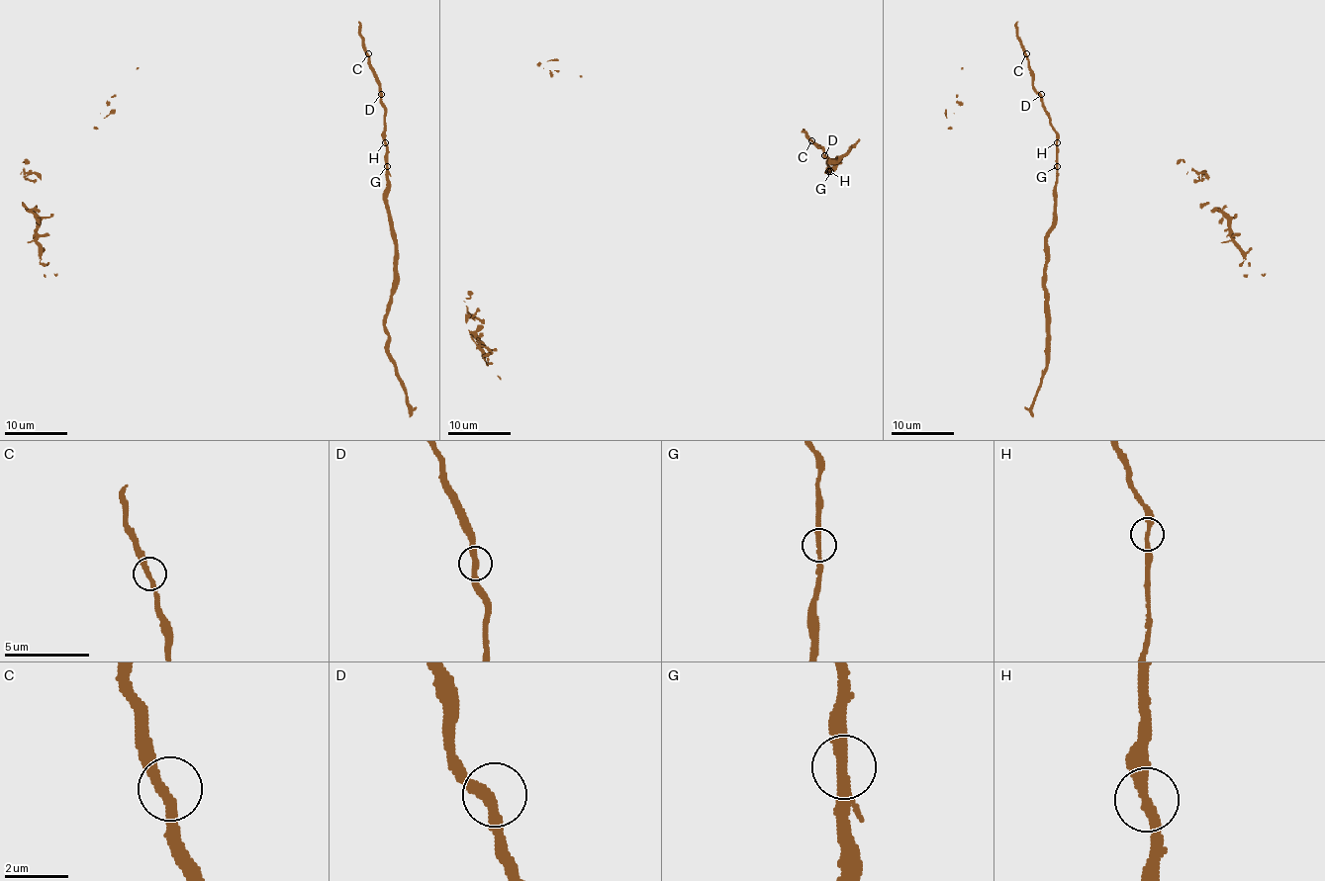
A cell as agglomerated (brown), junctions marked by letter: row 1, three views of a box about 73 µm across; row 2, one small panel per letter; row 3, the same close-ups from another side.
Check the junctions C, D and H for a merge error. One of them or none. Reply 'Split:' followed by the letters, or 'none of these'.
Split: none of these

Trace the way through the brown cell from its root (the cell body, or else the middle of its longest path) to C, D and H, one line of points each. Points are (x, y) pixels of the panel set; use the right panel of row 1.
C: (1016, 32), (1026, 53)
D: (1016, 32), (1032, 75), (1032, 85), (1041, 94)
H: (1016, 32), (1032, 75), (1033, 89), (1048, 113), (1057, 142)

